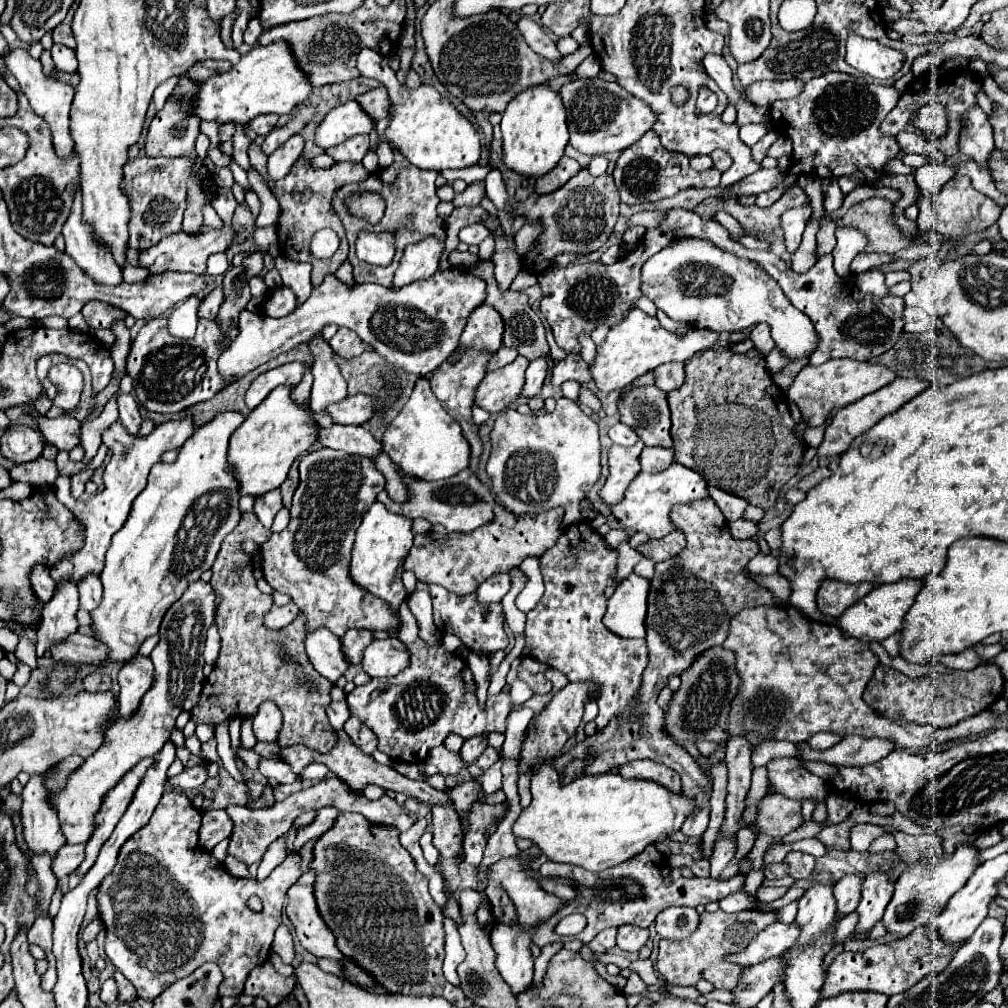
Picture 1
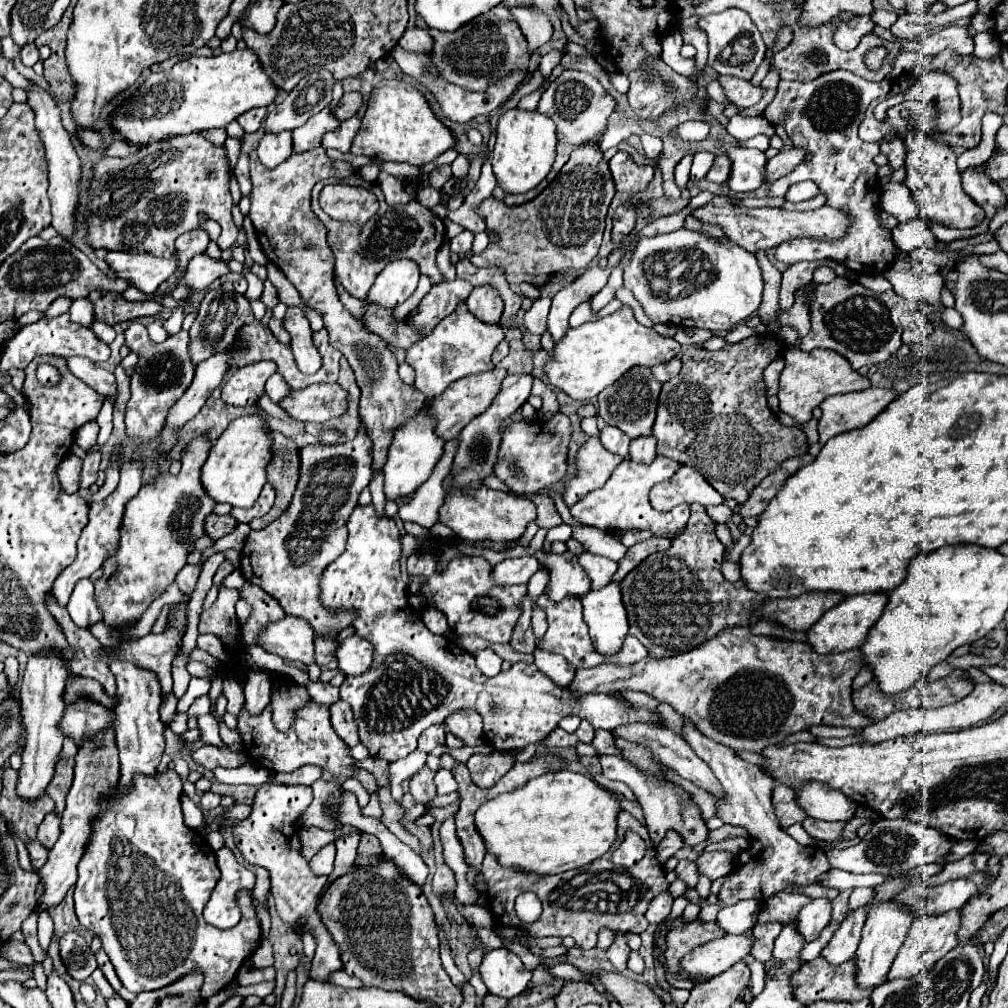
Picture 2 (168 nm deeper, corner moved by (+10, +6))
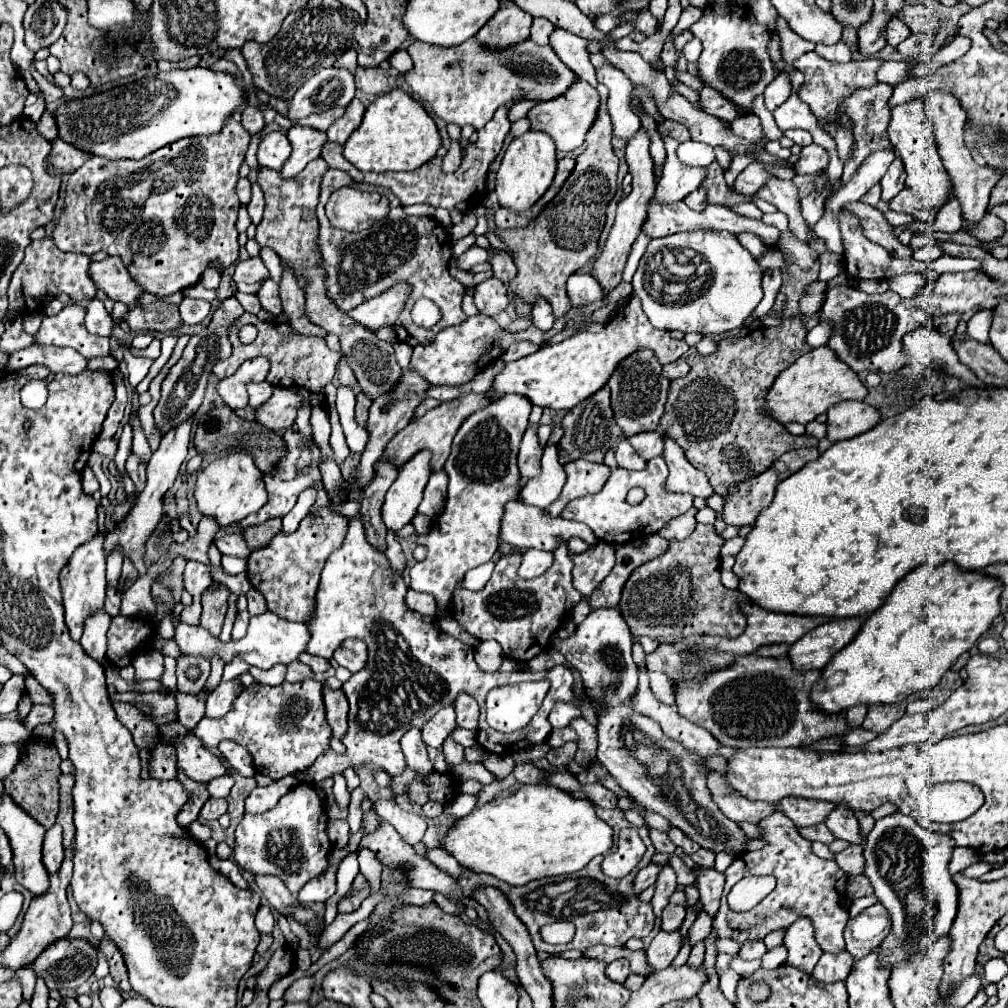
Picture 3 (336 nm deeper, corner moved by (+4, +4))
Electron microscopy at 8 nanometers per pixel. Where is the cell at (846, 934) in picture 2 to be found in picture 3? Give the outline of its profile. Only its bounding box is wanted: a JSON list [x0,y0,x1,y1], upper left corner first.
[811,950,853,982]

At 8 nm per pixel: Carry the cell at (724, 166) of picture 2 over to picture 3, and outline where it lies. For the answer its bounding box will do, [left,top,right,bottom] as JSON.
[733,162,771,196]

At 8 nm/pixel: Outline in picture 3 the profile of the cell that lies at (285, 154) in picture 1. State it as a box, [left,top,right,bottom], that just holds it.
[257,130,291,170]

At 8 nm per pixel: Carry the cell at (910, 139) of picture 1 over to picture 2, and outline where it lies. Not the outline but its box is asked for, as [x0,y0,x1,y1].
[881,138,905,170]

